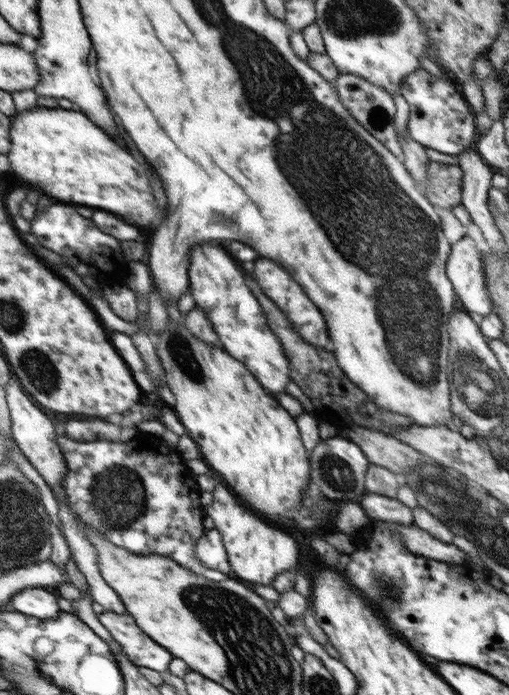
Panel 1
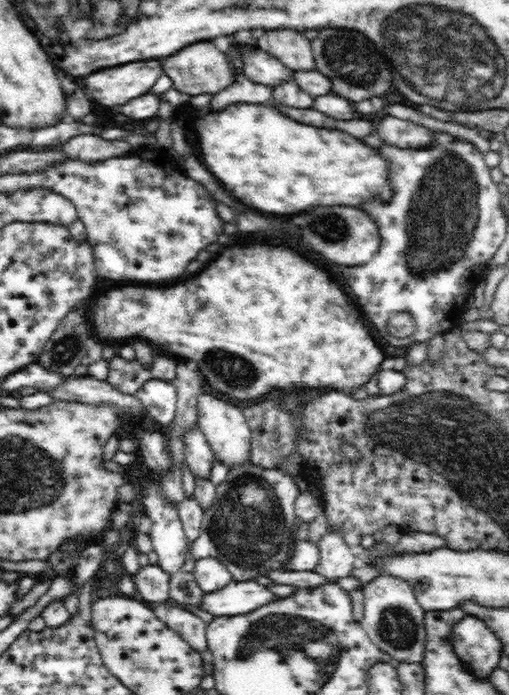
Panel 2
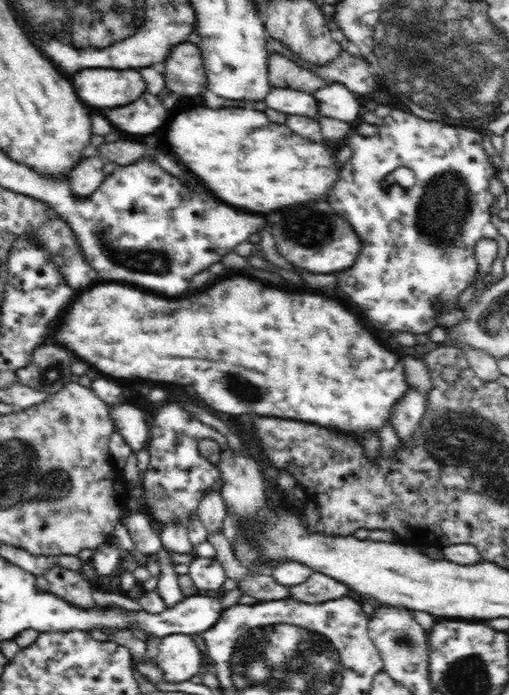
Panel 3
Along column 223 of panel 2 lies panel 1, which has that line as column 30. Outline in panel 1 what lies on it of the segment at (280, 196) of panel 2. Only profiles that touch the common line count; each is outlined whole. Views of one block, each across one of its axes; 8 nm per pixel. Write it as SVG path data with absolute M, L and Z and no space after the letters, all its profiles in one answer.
M36 106L11 120L10 138L12 138L12 150L8 154L12 172L16 172L22 180L28 184L40 188L48 196L54 196L62 202L76 202L92 208L104 208L112 214L120 214L128 220L132 220L140 229L144 226L154 227L163 224L167 219L168 208L160 206L152 192L152 174L148 166L138 162L128 150L124 150L114 138L110 138L104 130L100 130L83 112L74 110L62 110L62 108L46 108Z

